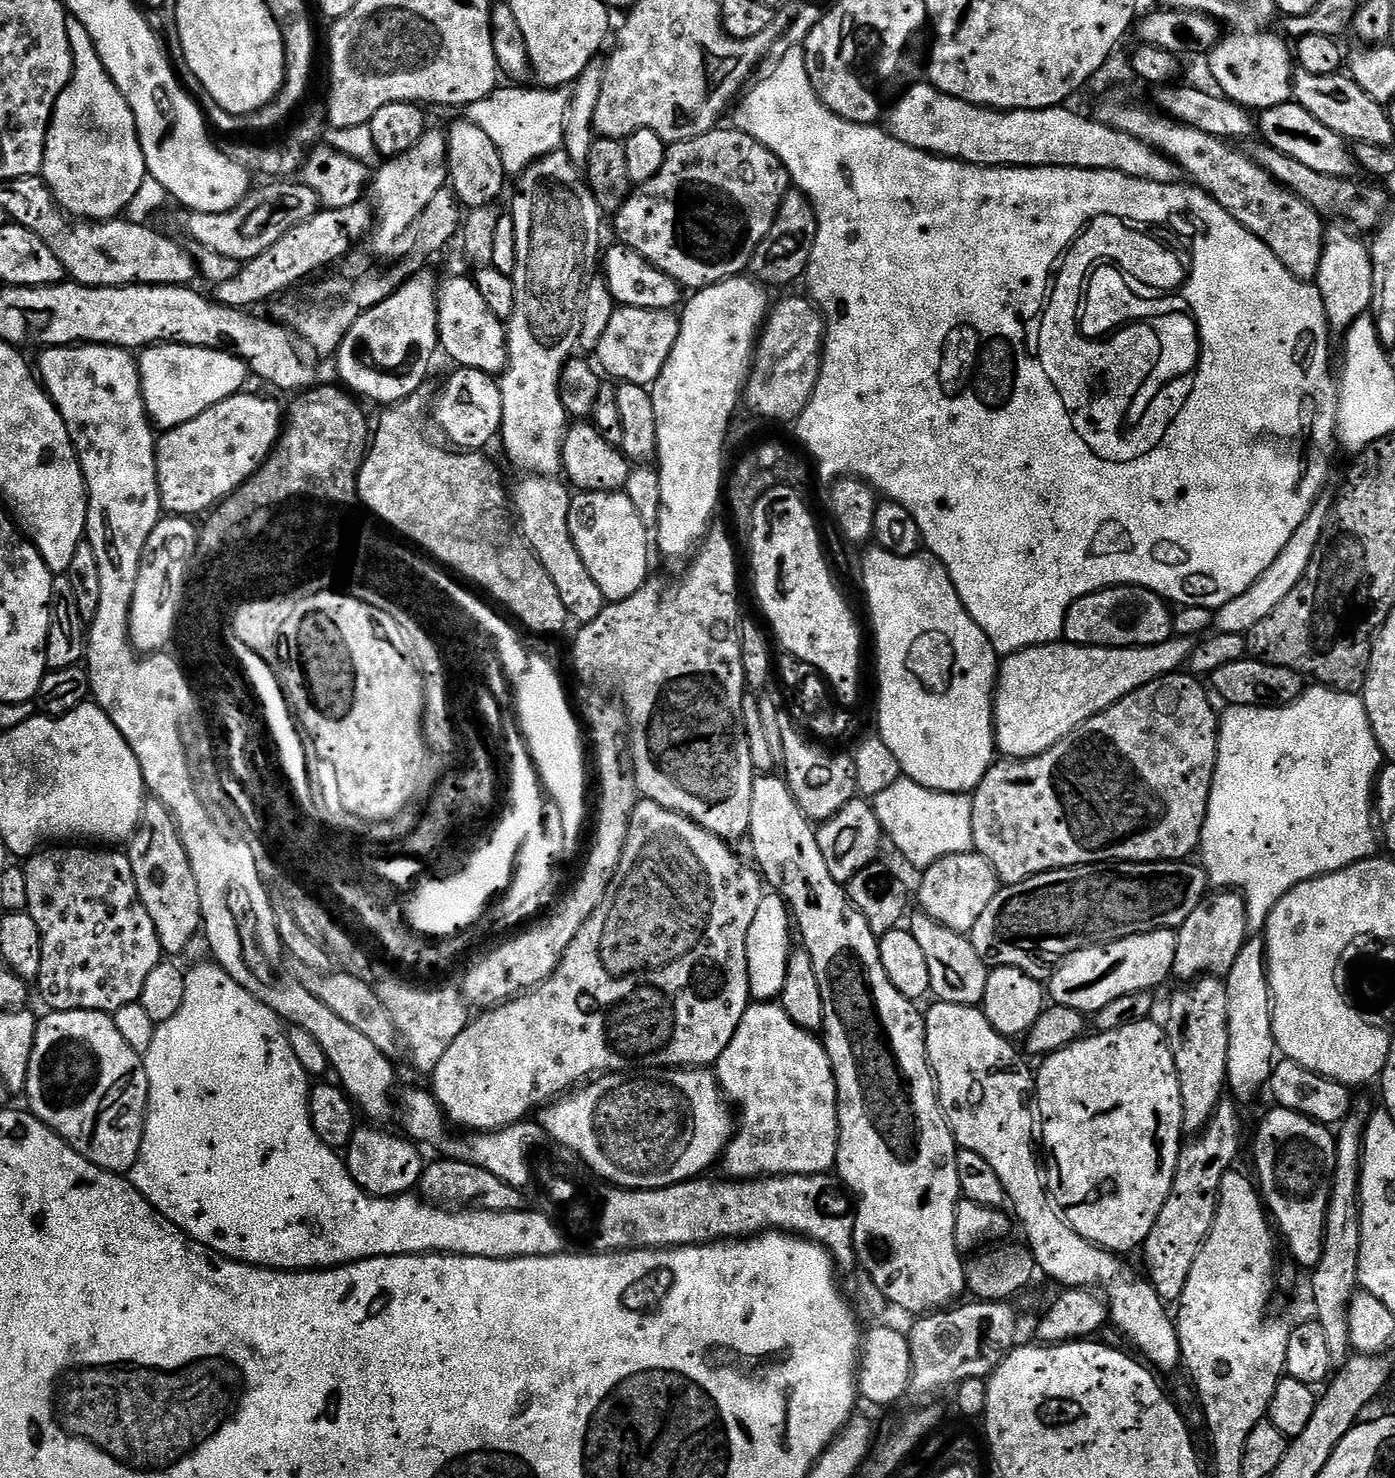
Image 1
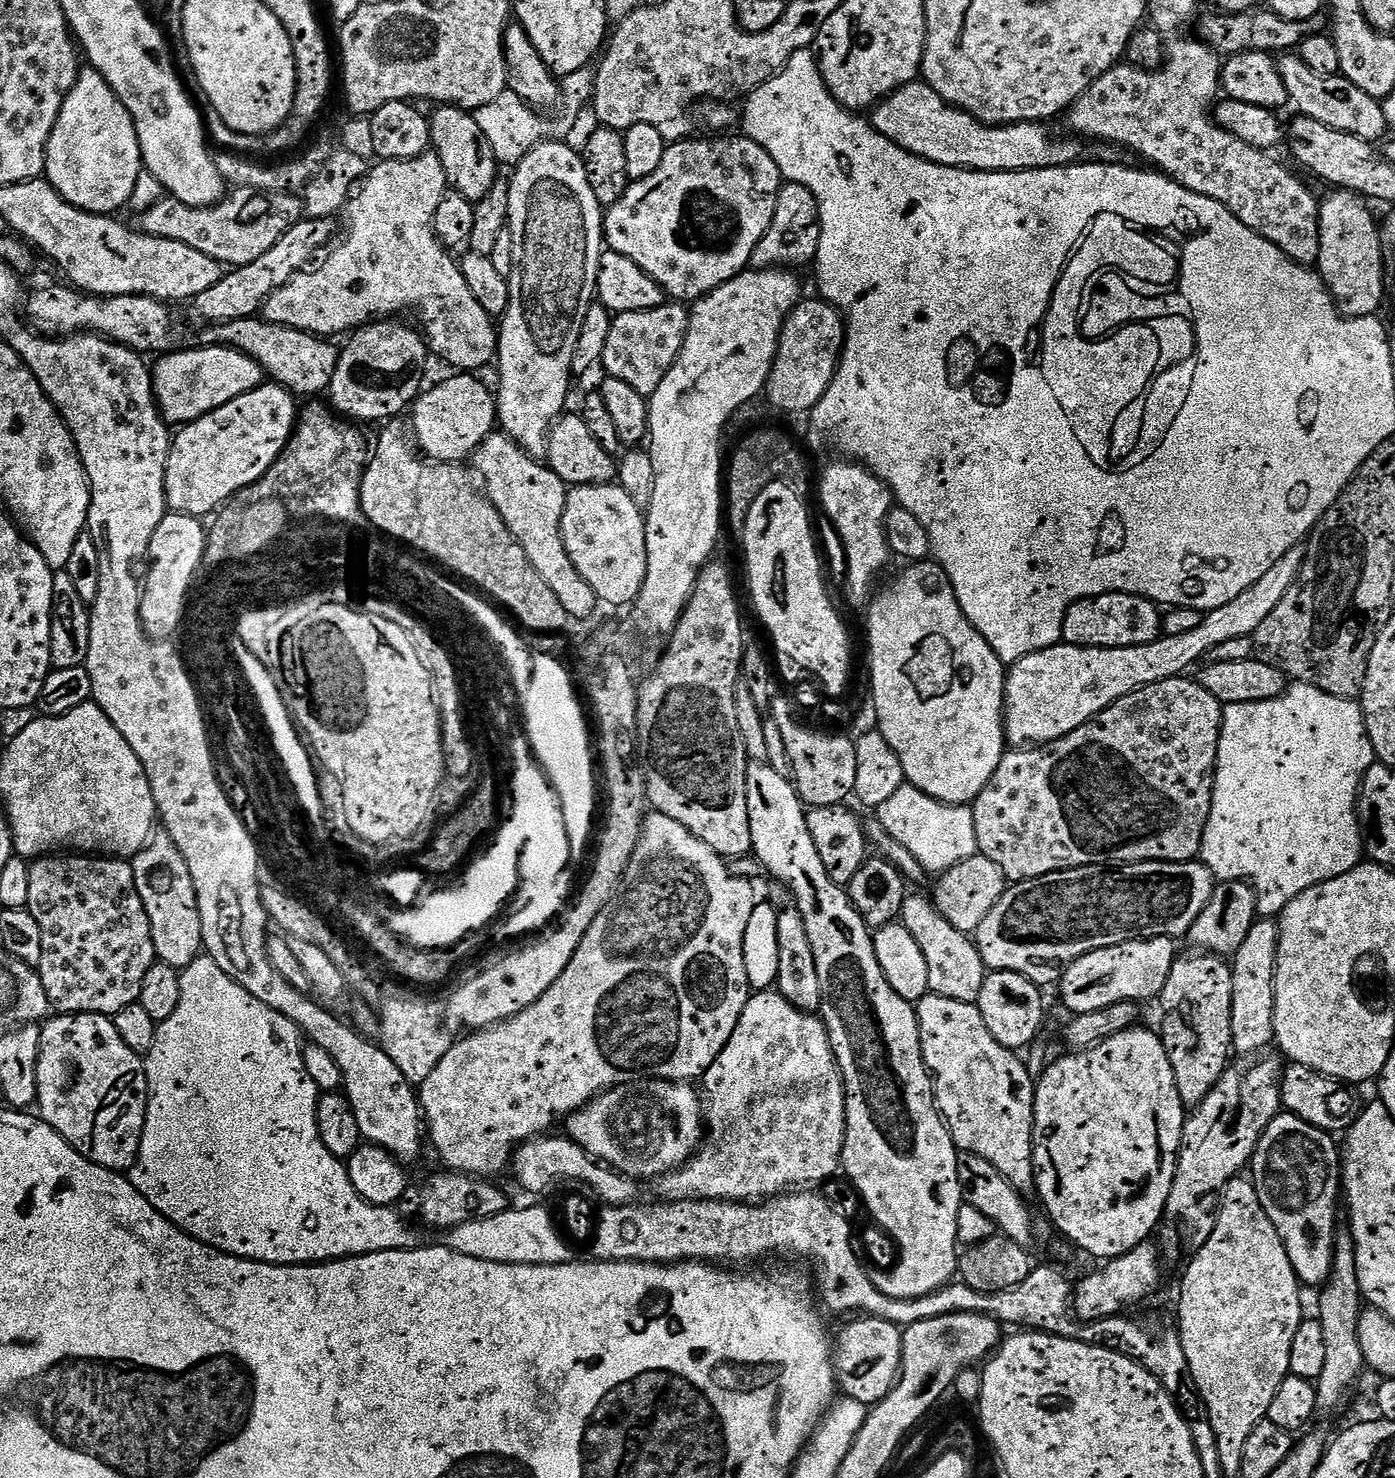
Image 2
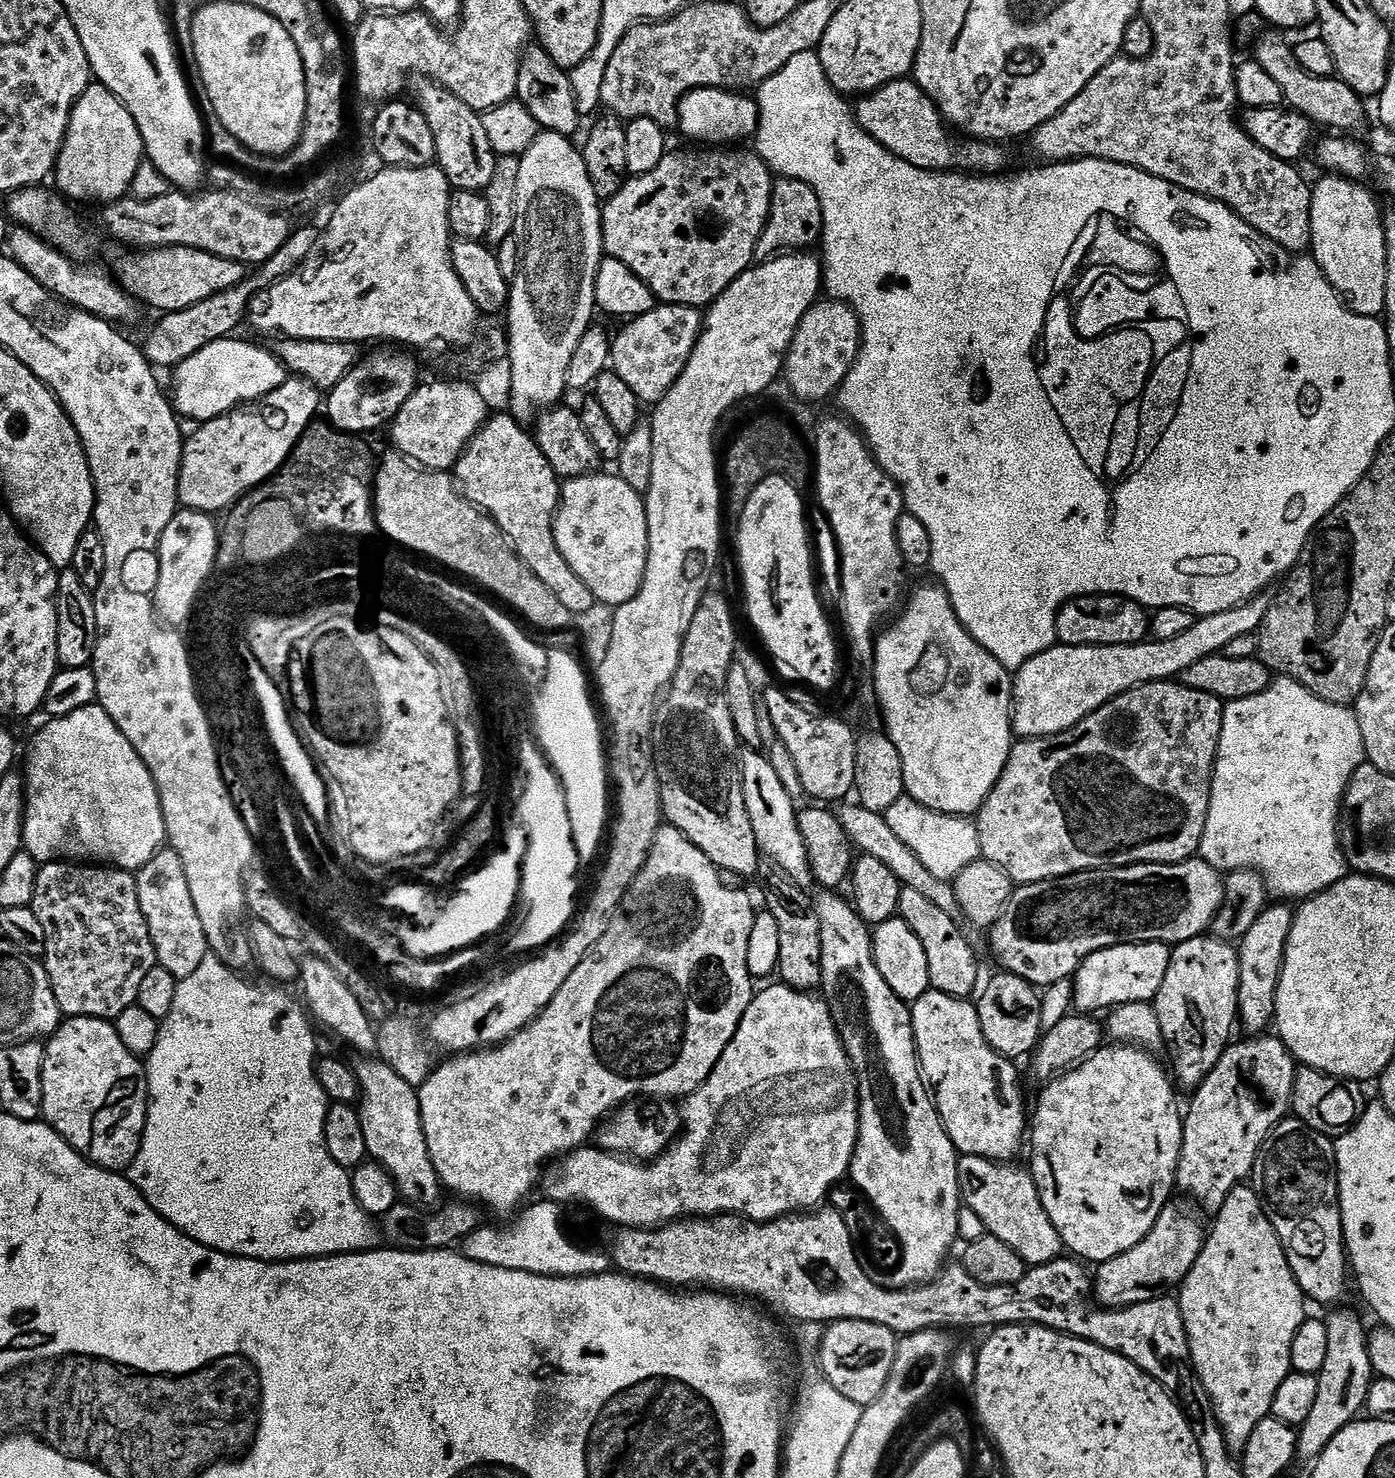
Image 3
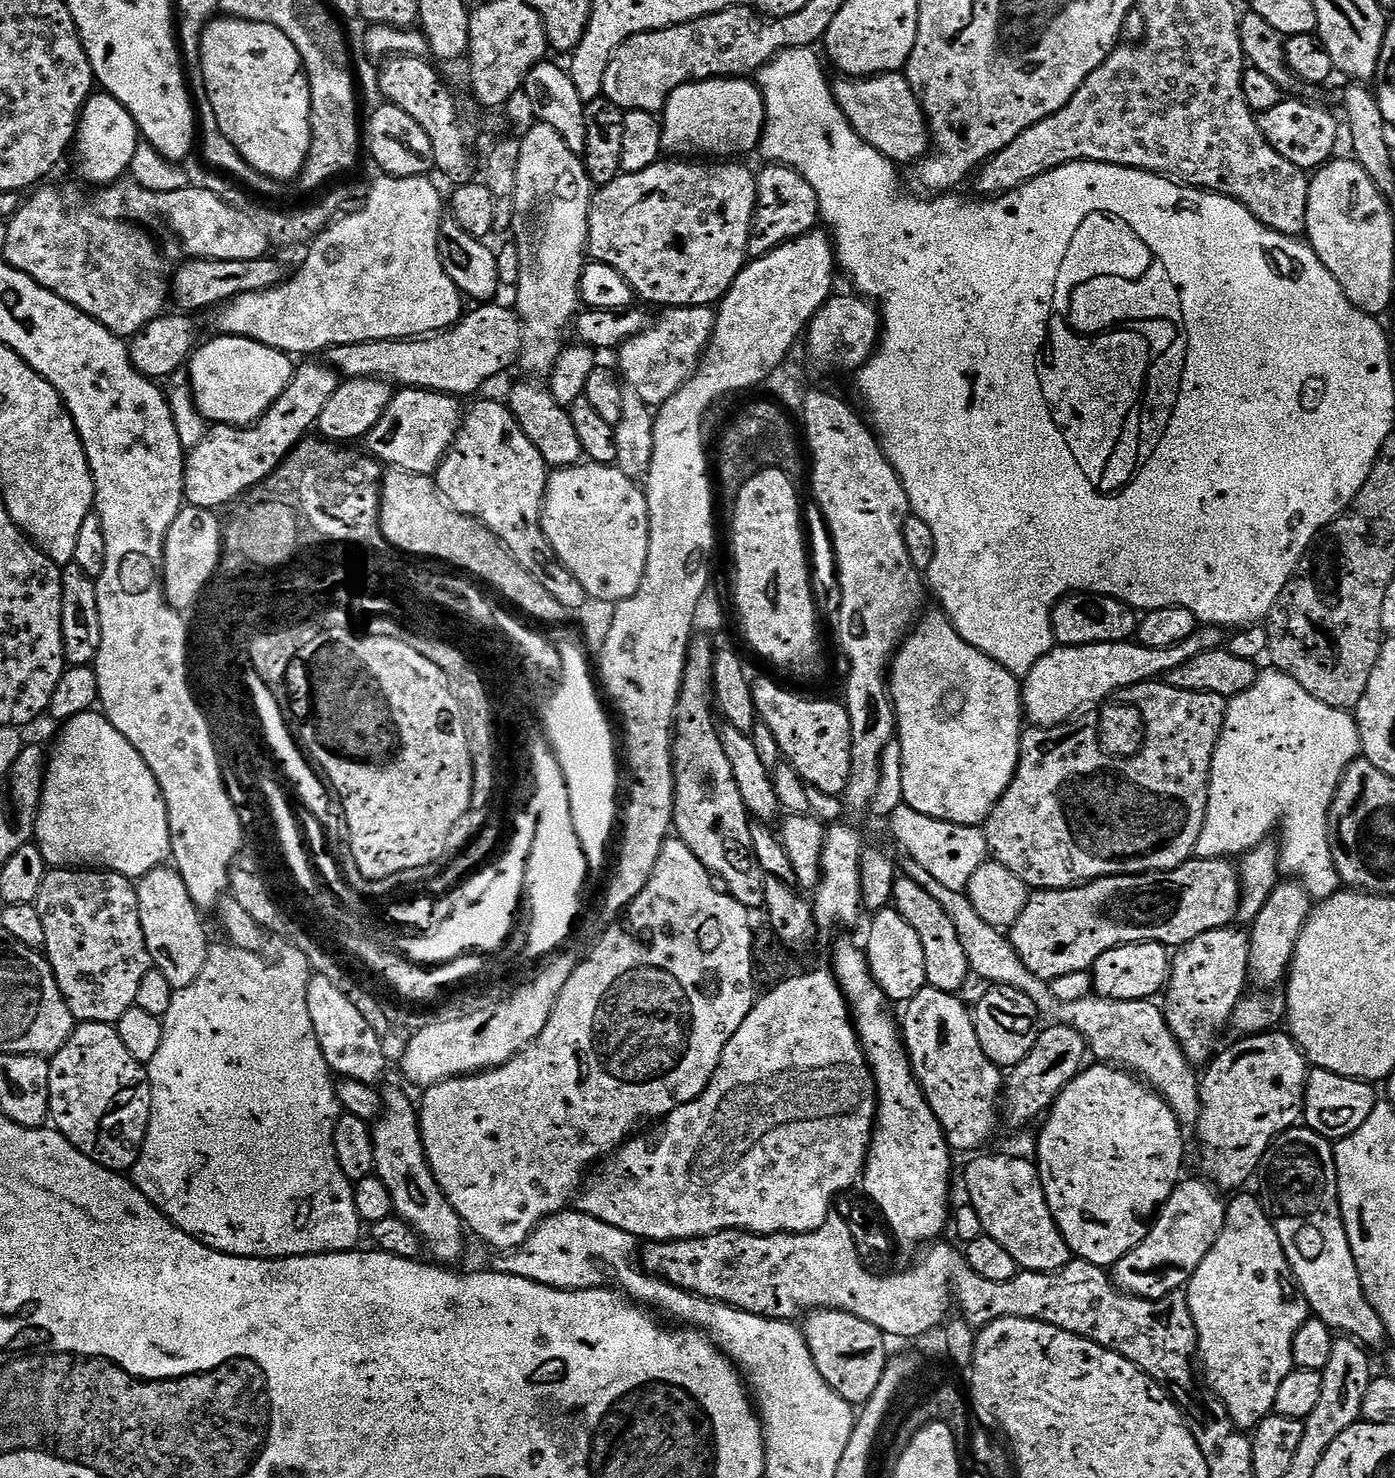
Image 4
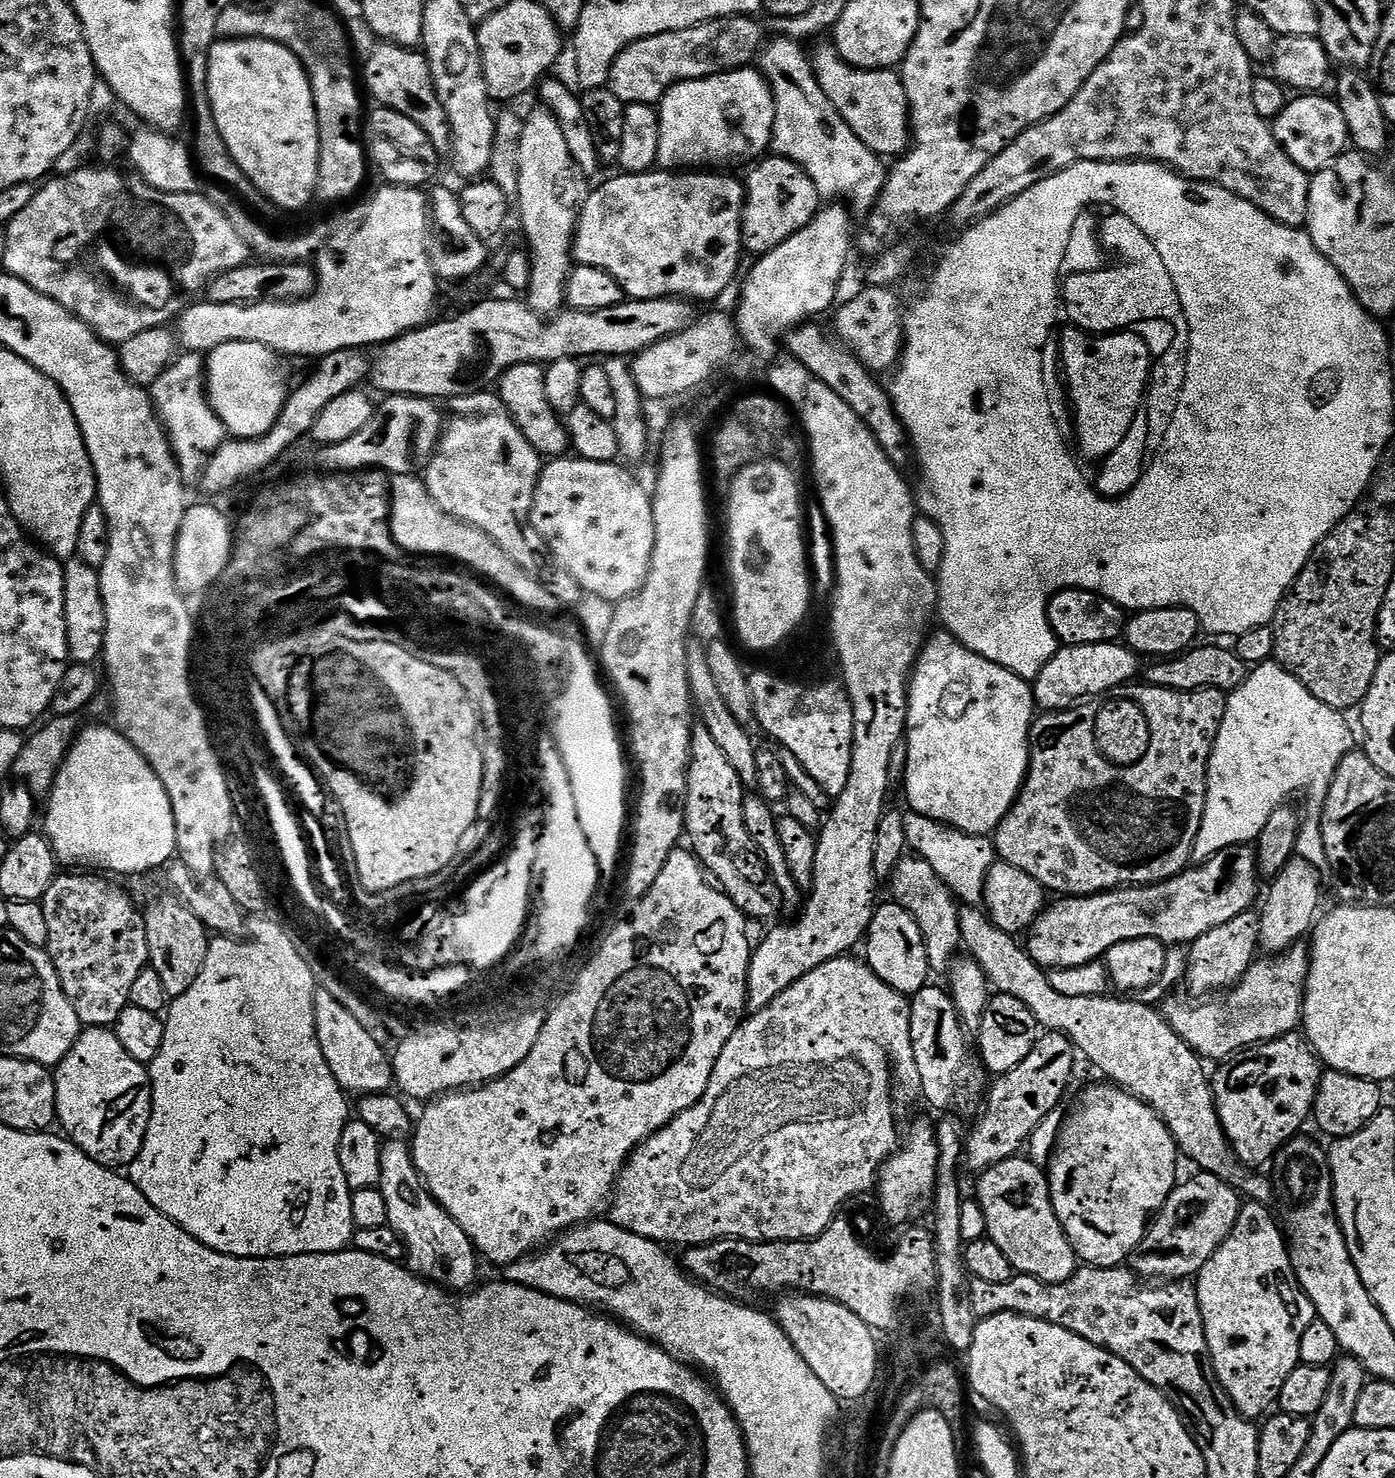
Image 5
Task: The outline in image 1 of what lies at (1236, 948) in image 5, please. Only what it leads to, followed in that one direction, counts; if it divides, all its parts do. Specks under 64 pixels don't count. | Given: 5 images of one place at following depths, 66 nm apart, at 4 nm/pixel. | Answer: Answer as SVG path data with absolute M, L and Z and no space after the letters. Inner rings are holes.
M1205 974L1180 986L1168 1004L1166 1031L1168 1045L1174 1054L1176 1073L1180 1075L1184 1131L1188 1134L1199 1134L1226 1096L1226 1046L1230 1046L1230 1038L1226 1014L1226 986L1223 979Z

